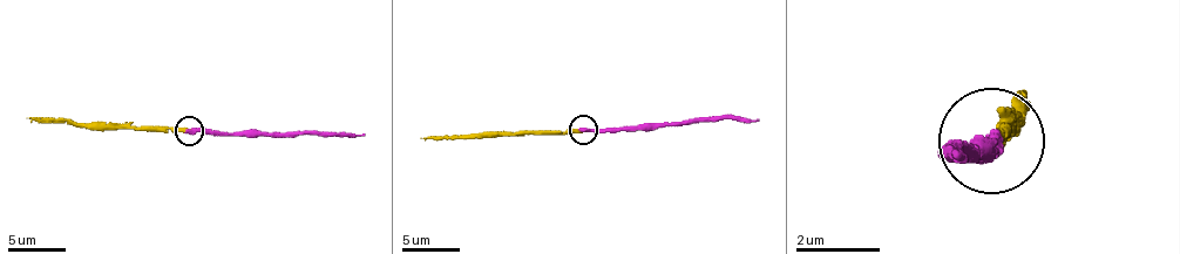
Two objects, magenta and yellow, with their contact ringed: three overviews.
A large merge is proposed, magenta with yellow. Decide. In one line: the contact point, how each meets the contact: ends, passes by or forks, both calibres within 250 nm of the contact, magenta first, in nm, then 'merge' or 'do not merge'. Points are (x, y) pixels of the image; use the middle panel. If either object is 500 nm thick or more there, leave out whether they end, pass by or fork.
place (583, 129); magenta ends; yellow ends; calibres 320 and 280 nm; merge

